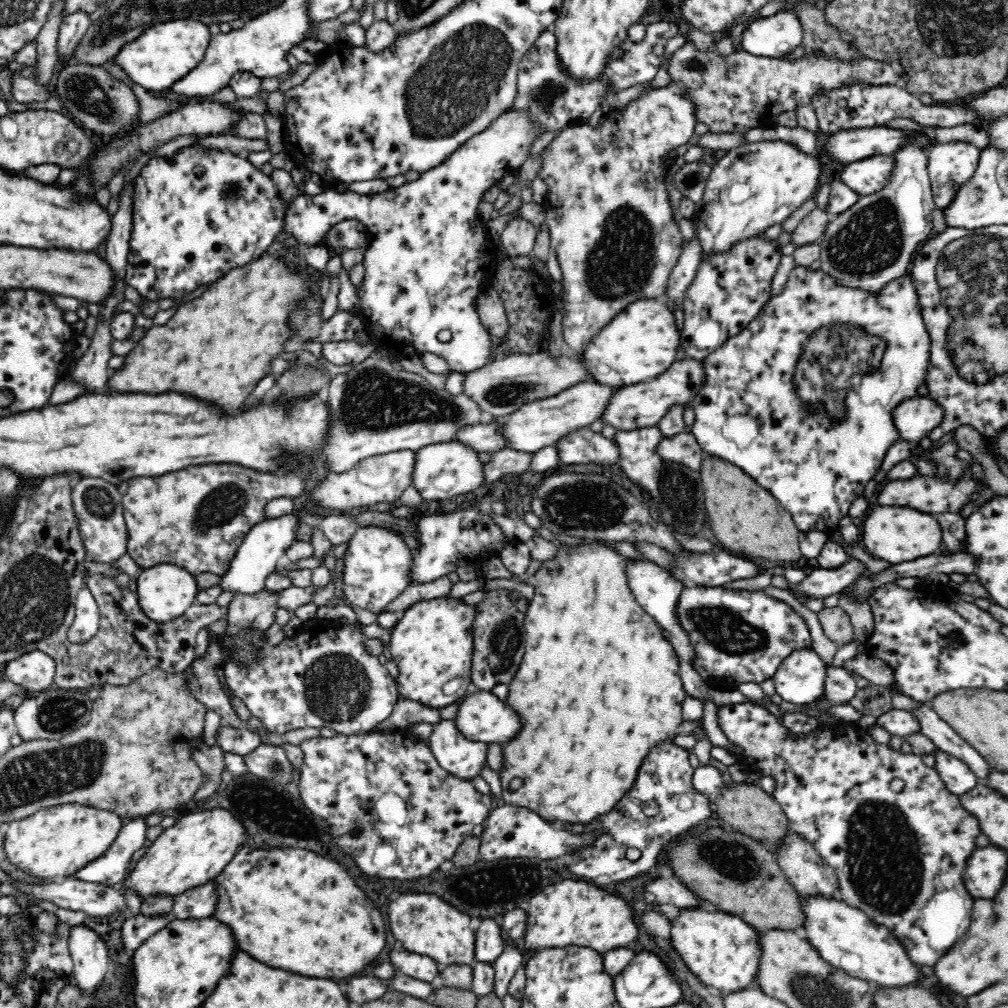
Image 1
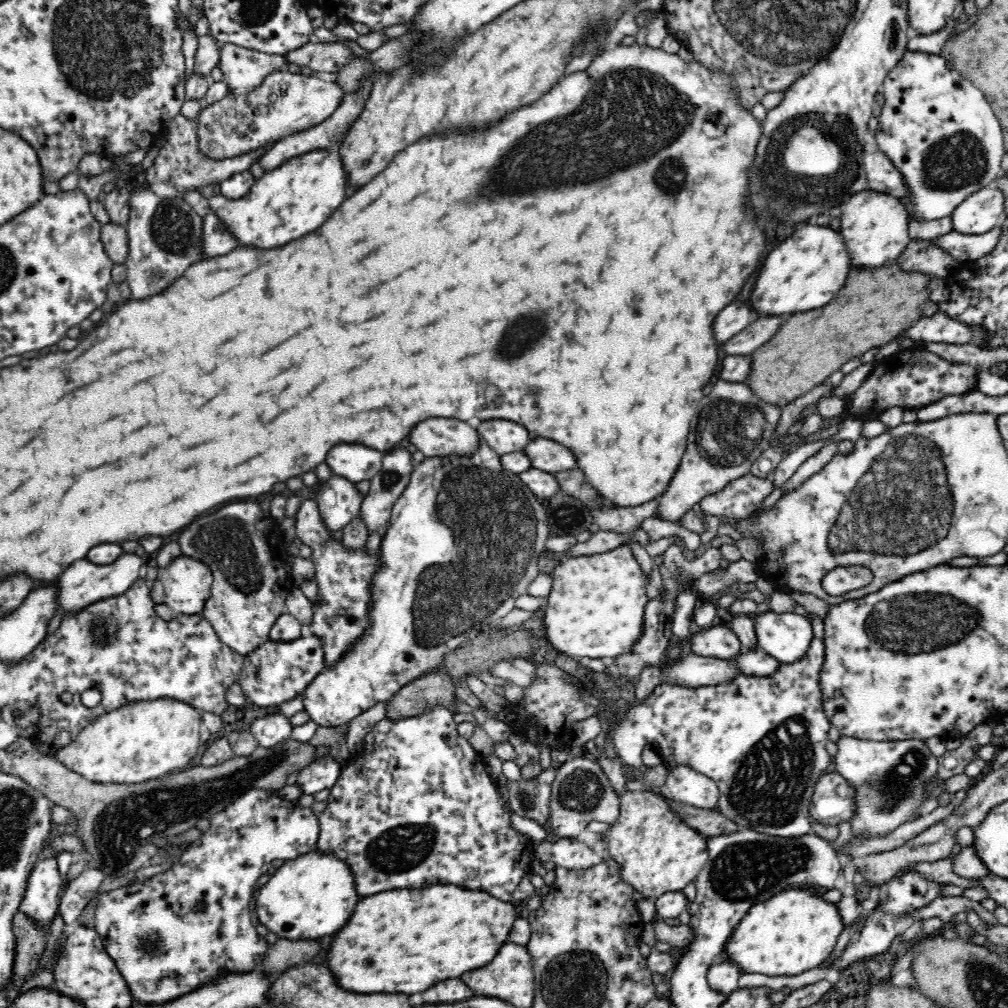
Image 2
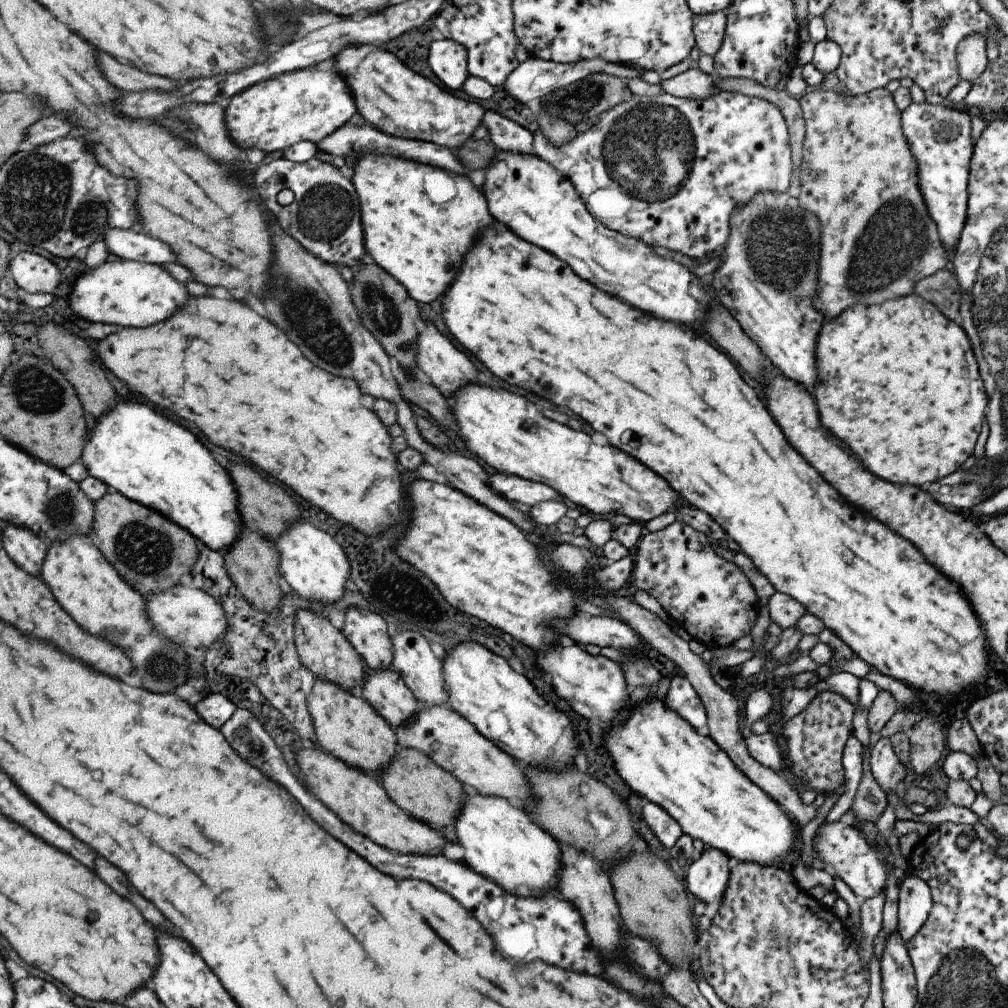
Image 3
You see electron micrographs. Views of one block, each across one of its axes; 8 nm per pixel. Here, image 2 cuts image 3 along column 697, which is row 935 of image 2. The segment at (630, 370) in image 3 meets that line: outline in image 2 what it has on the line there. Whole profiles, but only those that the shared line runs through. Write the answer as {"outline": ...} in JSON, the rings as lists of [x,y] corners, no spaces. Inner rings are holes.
{"outline":[[[434,885],[424,890],[388,890],[362,898],[348,924],[340,928],[328,946],[326,964],[335,981],[358,994],[416,994],[436,982],[458,978],[462,972],[486,966],[506,942],[512,923],[519,916],[515,902],[502,902],[481,889],[466,890],[456,885]]]}

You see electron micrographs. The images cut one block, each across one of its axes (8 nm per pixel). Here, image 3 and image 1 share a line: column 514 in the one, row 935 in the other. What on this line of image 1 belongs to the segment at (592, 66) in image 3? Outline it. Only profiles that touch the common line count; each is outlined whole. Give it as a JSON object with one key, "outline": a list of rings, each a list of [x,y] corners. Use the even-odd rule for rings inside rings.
{"outline":[[[84,924],[71,926],[67,939],[73,961],[72,978],[82,991],[93,993],[108,972],[108,947],[100,935]]]}

